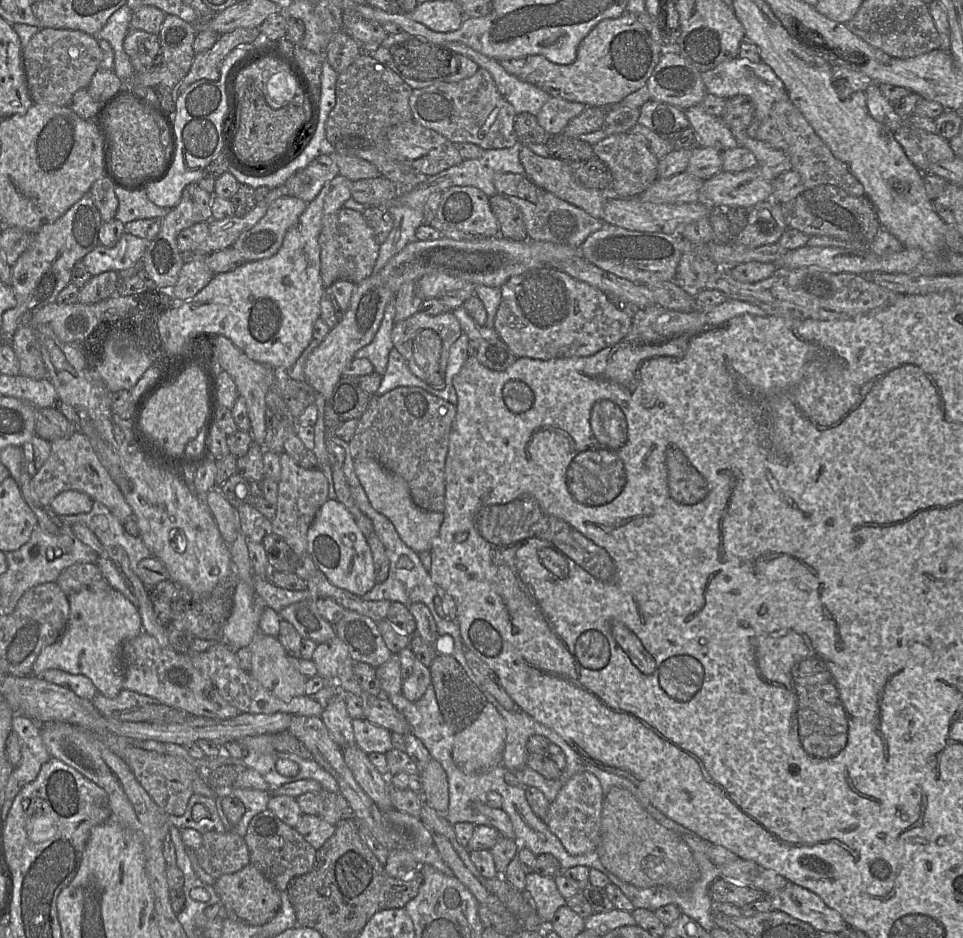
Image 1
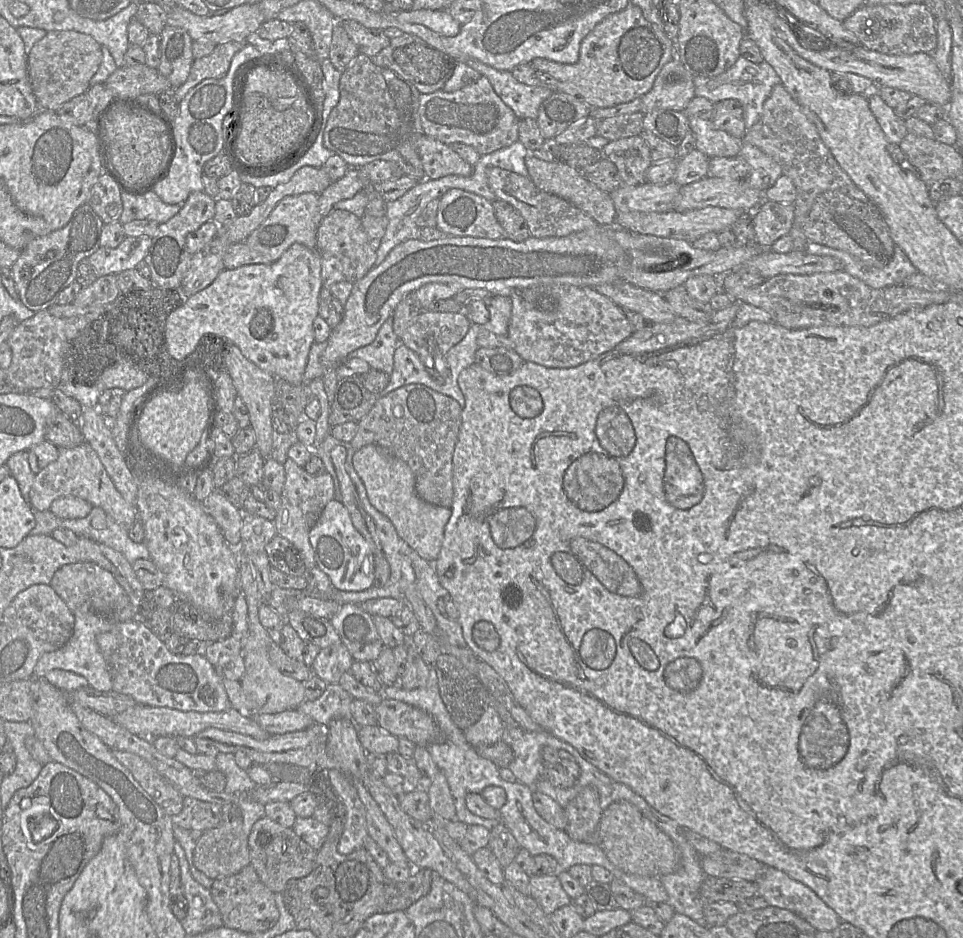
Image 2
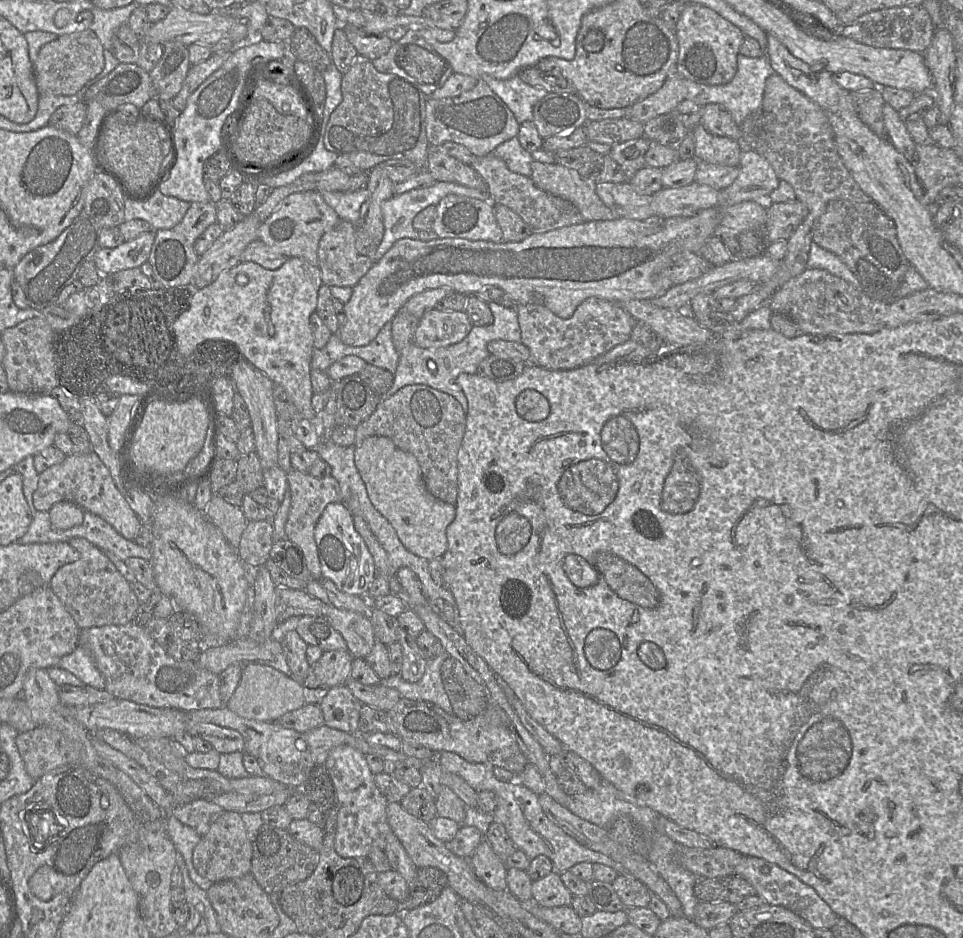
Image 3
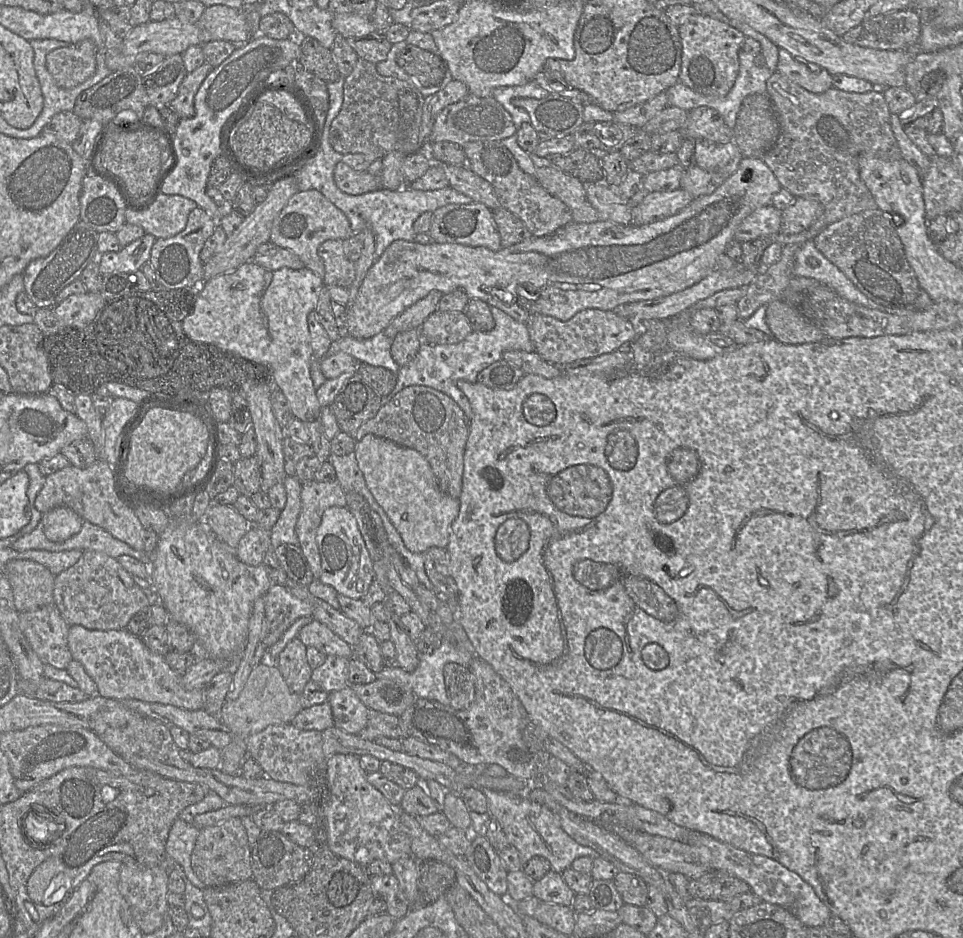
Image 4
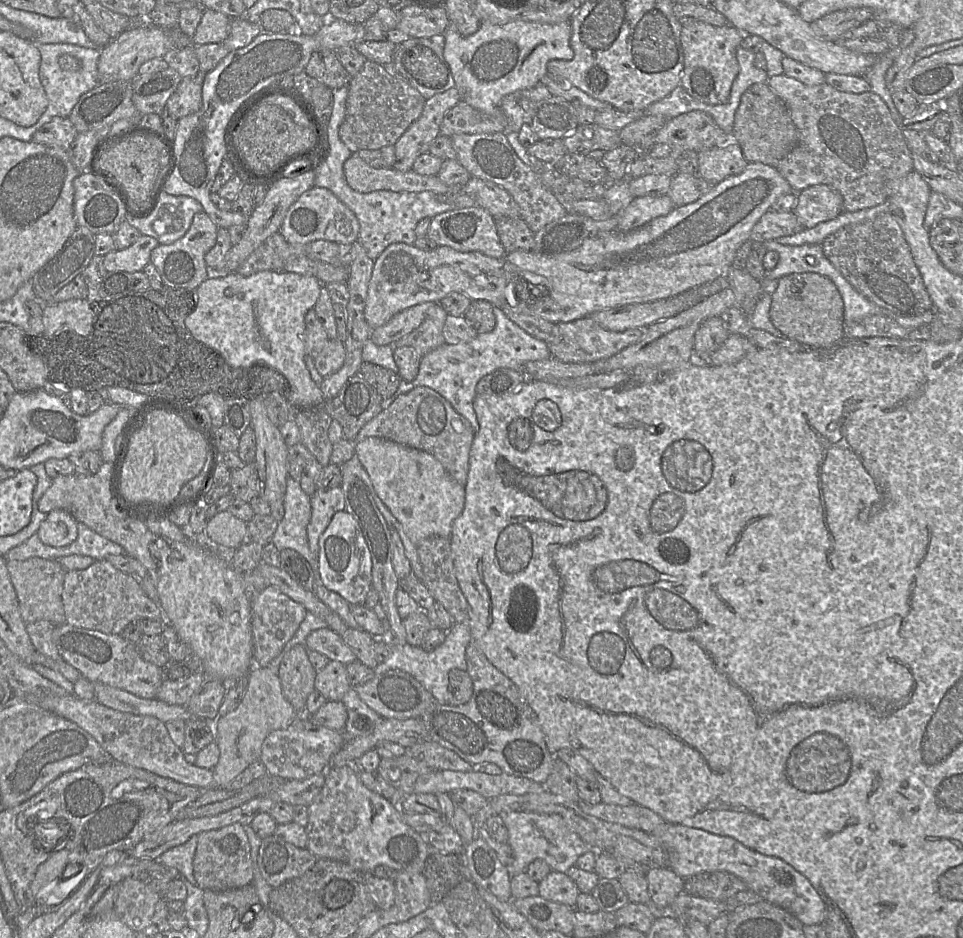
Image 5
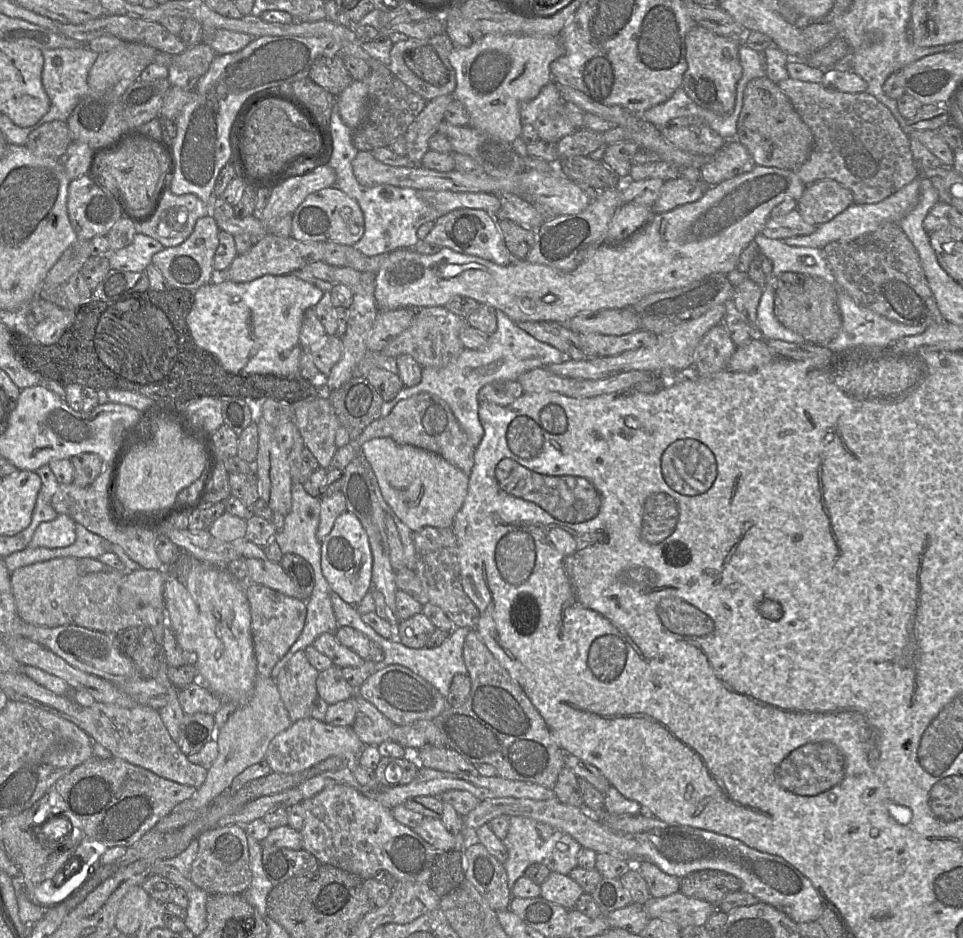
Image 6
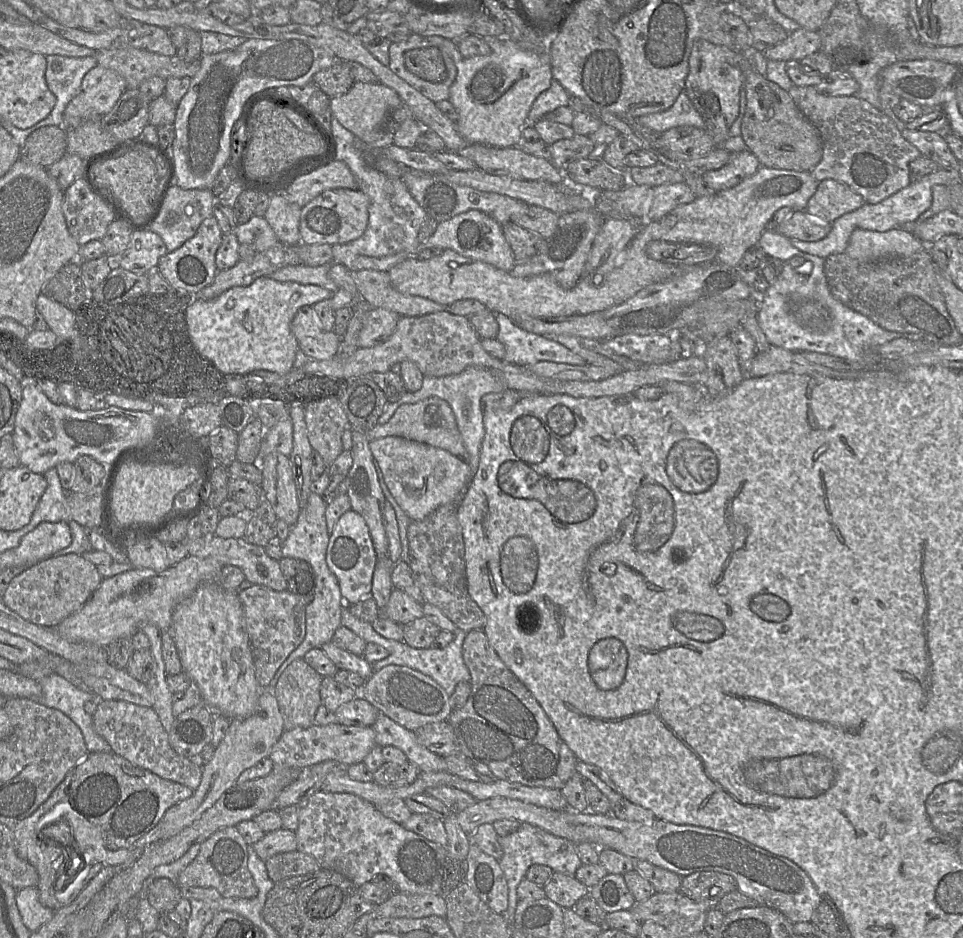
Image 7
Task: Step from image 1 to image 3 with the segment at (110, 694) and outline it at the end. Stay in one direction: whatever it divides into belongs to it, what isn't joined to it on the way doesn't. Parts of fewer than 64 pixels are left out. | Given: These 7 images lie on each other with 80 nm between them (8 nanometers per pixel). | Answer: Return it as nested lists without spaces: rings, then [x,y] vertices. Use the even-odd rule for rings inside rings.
[[[81,646],[62,657],[54,667],[71,672],[87,686],[99,690],[105,689],[105,679],[96,667],[93,657]]]

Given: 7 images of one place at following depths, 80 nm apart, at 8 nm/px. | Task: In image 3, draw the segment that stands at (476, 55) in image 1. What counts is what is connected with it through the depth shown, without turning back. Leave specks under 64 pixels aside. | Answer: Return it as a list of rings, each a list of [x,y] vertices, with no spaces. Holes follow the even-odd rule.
[[[518,75],[512,76],[508,79],[496,79],[493,77],[483,77],[482,79],[478,80],[484,80],[490,89],[508,106],[508,108],[512,111],[514,114],[516,120],[519,124],[525,122],[525,121],[533,121],[533,106],[542,98],[546,97],[549,92],[545,90],[544,88],[538,88],[531,86],[527,83],[525,83],[523,80],[520,79]]]

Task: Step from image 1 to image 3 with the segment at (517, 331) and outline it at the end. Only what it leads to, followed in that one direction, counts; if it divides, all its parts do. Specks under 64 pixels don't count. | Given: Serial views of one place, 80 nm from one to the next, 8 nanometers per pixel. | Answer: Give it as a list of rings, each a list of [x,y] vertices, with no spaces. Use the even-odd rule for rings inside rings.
[[[591,297],[582,302],[568,319],[556,316],[539,304],[517,309],[521,343],[528,347],[532,365],[550,370],[571,370],[595,360],[616,345],[630,339],[633,317],[620,304]]]

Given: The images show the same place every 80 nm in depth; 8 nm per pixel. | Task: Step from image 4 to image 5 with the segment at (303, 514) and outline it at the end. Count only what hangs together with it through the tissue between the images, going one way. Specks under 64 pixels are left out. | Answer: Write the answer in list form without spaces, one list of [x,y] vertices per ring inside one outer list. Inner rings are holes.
[[[341,487],[328,490],[316,490],[310,496],[311,519],[307,526],[307,538],[310,551],[318,557],[319,539],[338,511],[345,510],[345,499]]]

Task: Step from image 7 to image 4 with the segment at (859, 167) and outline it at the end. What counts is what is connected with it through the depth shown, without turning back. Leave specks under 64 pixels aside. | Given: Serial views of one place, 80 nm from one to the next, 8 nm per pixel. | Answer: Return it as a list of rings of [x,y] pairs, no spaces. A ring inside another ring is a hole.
[[[776,71],[767,80],[766,93],[772,102],[780,132],[774,146],[762,159],[783,188],[795,197],[815,197],[822,204],[822,214],[807,229],[811,232],[811,239],[833,222],[878,208],[873,195],[860,177],[859,155],[868,153],[885,161],[902,158],[891,128],[891,112],[882,90],[875,87],[870,92],[854,93],[832,87],[824,93],[815,94]]]

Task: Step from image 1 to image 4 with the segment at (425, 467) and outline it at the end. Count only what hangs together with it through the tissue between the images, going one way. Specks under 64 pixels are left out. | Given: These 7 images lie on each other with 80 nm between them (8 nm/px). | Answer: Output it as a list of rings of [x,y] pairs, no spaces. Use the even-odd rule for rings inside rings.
[[[413,385],[402,389],[377,414],[362,424],[355,440],[366,434],[388,439],[395,444],[418,451],[429,462],[440,489],[458,499],[462,491],[464,452],[470,431],[468,417],[458,404],[432,387]]]

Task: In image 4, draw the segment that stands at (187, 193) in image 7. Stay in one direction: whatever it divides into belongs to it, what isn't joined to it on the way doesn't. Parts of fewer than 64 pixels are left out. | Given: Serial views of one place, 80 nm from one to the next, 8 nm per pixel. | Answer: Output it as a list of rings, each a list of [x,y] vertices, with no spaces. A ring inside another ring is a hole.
[[[158,195],[153,205],[145,211],[127,209],[125,220],[142,227],[156,239],[165,239],[180,233],[186,226],[190,212],[197,208],[195,201],[181,195]]]

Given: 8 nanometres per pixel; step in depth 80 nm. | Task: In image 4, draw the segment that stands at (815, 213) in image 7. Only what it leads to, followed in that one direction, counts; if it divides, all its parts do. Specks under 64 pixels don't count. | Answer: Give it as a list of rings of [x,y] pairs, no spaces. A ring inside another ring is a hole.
[[[796,197],[793,204],[781,211],[779,234],[792,235],[807,230],[822,212],[822,204],[815,197]]]

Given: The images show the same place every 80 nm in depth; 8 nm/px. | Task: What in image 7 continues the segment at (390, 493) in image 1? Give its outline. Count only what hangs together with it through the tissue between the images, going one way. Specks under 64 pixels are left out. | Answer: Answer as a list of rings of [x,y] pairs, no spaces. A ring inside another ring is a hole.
[[[396,436],[372,440],[369,447],[390,493],[411,520],[422,520],[442,505],[459,503],[471,482],[467,461],[446,450]]]

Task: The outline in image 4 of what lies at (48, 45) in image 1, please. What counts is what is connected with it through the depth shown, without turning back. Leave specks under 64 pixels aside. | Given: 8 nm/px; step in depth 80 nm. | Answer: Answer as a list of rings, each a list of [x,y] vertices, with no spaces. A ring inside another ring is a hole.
[[[85,39],[52,50],[46,56],[46,67],[59,87],[74,88],[95,73],[97,52],[94,42]]]

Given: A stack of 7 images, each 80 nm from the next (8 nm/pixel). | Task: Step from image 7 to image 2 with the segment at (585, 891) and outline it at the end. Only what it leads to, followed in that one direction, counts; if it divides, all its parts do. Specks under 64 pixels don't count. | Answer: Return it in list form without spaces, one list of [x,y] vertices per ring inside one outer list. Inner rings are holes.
[[[557,874],[531,875],[529,895],[548,916],[571,902],[571,898],[563,889]]]

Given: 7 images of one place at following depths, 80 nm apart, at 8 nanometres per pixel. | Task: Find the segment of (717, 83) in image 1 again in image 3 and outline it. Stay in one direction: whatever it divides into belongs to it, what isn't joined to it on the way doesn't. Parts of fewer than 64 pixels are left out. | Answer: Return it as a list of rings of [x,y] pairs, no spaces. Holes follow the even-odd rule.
[[[738,54],[737,72],[733,79],[721,85],[705,85],[686,80],[686,87],[689,92],[689,100],[701,104],[719,104],[724,106],[731,114],[734,121],[740,126],[750,115],[759,113],[765,91],[765,83],[768,77],[775,74],[767,55],[761,57],[747,57]]]

